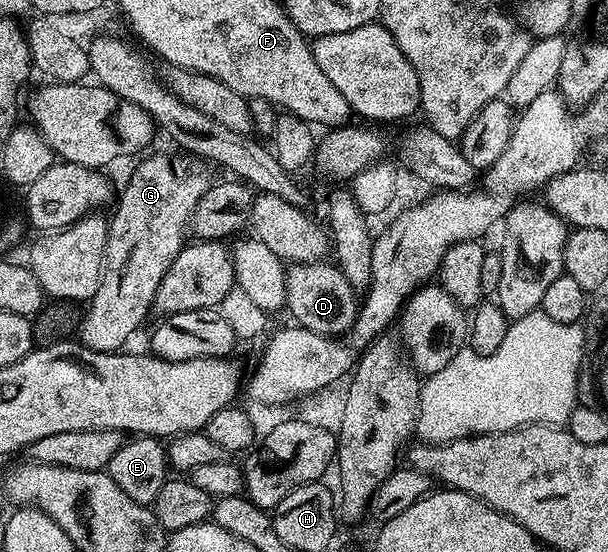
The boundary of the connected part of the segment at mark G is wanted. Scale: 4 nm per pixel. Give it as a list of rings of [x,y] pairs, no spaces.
[[[150,153],[148,156],[145,156],[150,156],[150,158],[142,157],[140,159],[142,162],[134,168],[133,175],[131,175],[130,178],[125,182],[125,187],[123,187],[122,190],[120,187],[119,197],[116,199],[115,205],[112,207],[112,210],[114,209],[113,219],[110,217],[107,222],[109,235],[105,241],[105,265],[101,272],[101,283],[95,292],[95,296],[88,301],[87,309],[89,309],[89,311],[87,309],[84,311],[81,325],[79,327],[79,341],[81,345],[91,348],[92,350],[107,352],[108,354],[120,351],[122,347],[124,347],[121,345],[123,345],[124,342],[127,341],[128,338],[140,328],[141,321],[143,321],[148,314],[151,314],[151,311],[153,310],[153,301],[155,300],[155,292],[159,288],[159,284],[163,280],[163,276],[167,276],[167,268],[171,268],[171,264],[175,260],[175,256],[179,256],[182,246],[186,245],[187,231],[190,229],[193,221],[195,204],[203,196],[203,192],[207,192],[209,190],[211,185],[211,179],[209,179],[210,167],[206,165],[202,159],[194,158],[192,156],[180,156],[181,158],[172,158],[172,156],[169,154],[152,154],[153,153]]]

